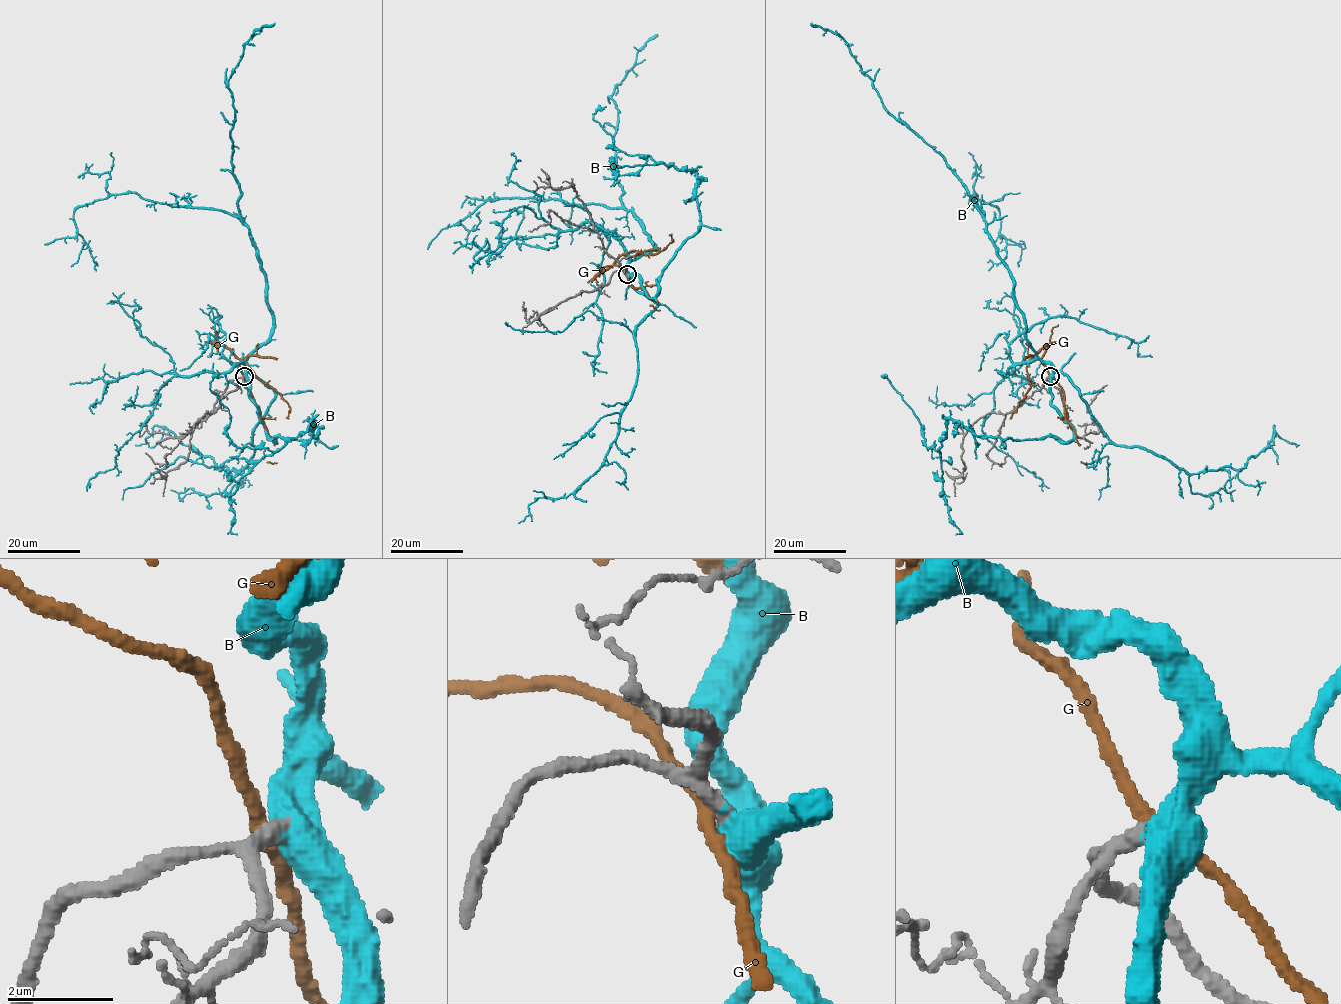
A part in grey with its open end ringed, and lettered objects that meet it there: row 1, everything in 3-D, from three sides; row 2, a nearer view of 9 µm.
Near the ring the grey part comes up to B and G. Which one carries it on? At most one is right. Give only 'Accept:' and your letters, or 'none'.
Accept: B

